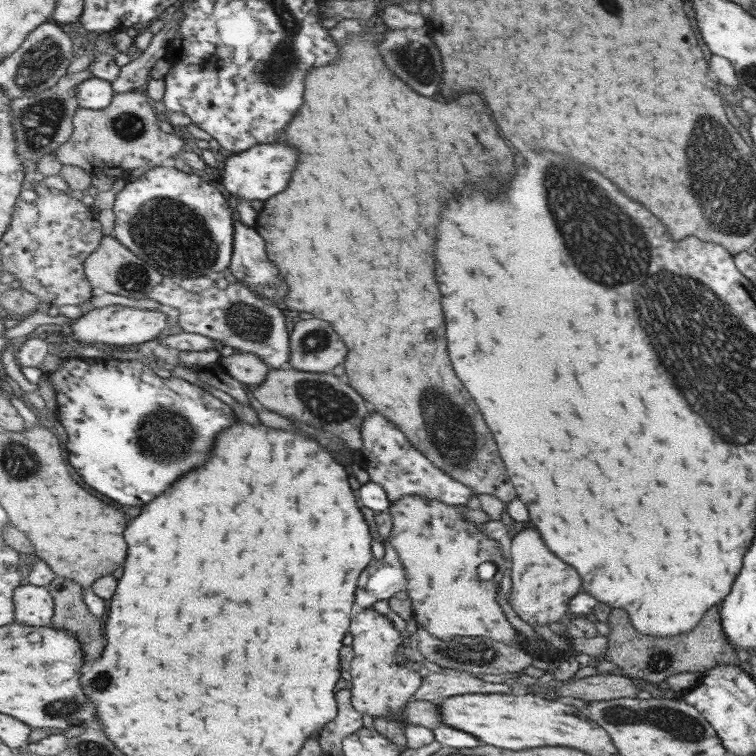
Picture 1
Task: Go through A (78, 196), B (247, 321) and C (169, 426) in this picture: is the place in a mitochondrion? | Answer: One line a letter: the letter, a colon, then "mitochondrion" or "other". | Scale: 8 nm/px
A: other
B: mitochondrion
C: mitochondrion

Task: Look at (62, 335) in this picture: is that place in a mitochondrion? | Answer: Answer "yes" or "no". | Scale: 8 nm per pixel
no

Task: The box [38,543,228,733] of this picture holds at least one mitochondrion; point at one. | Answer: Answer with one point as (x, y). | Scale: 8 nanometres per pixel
(72, 709)

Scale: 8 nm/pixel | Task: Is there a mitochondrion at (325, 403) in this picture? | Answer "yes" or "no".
yes

